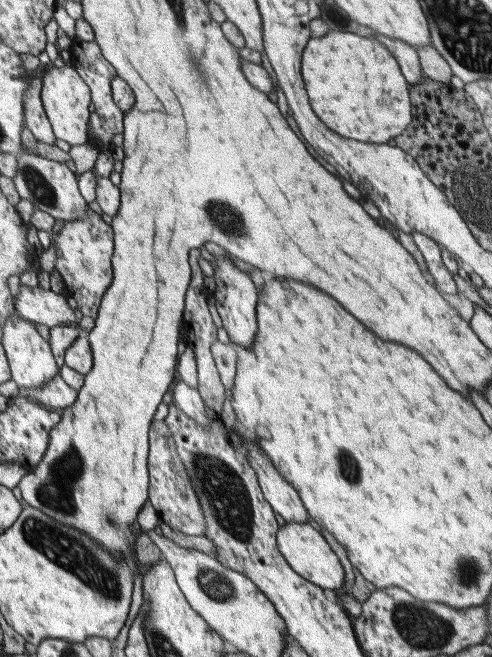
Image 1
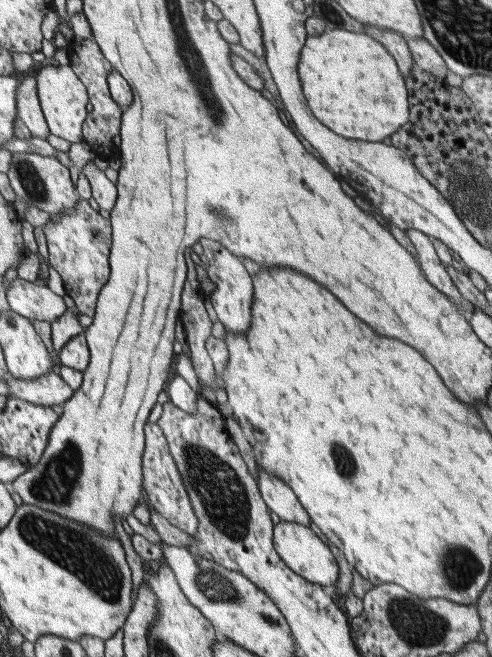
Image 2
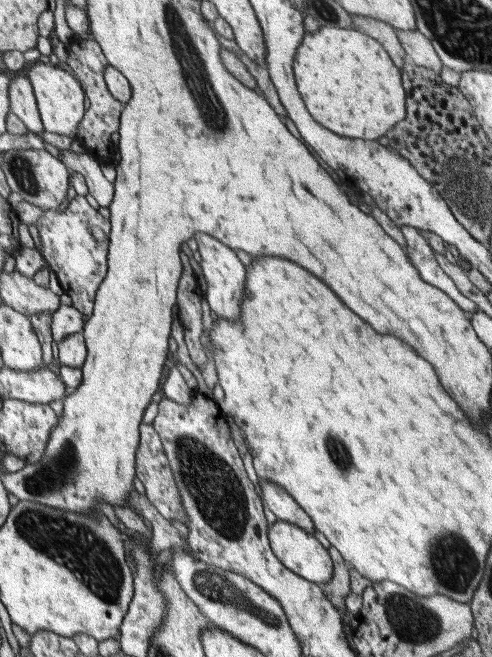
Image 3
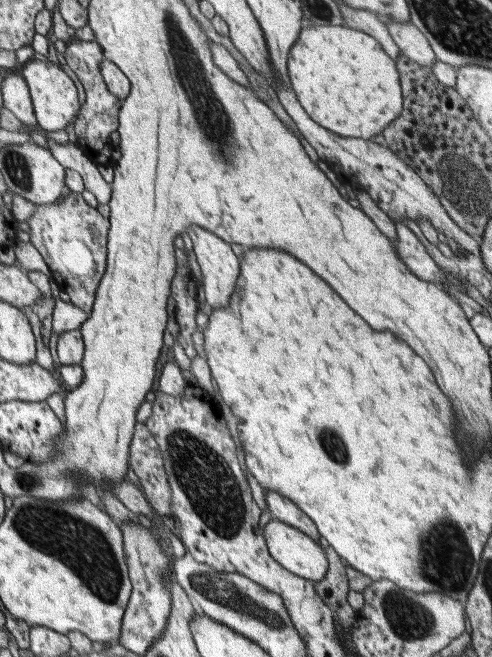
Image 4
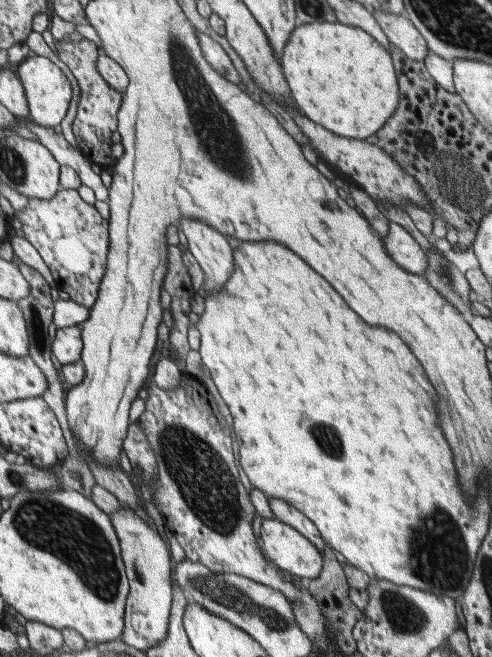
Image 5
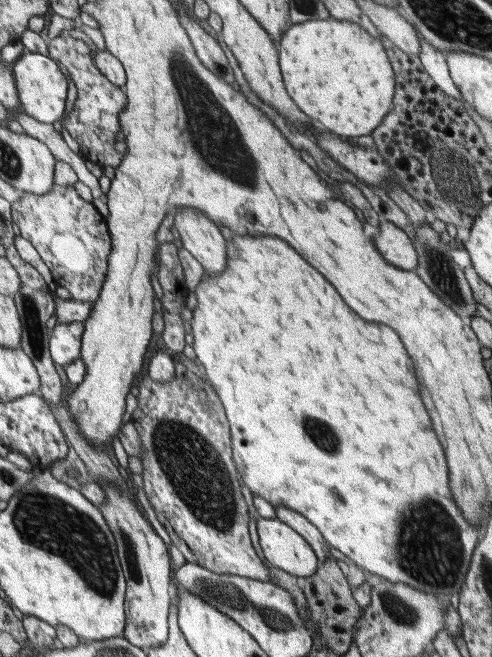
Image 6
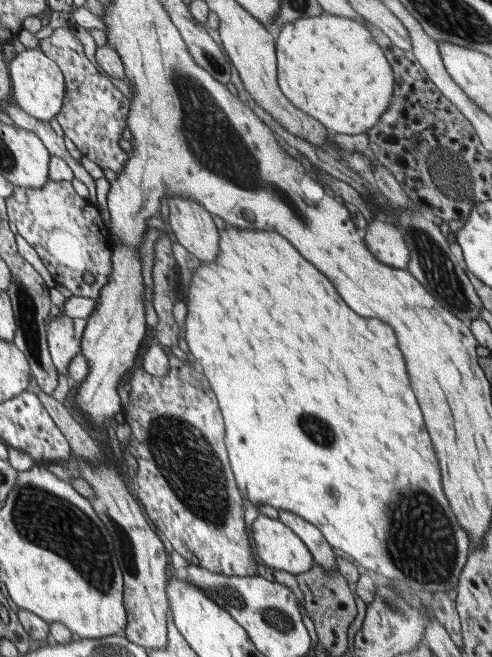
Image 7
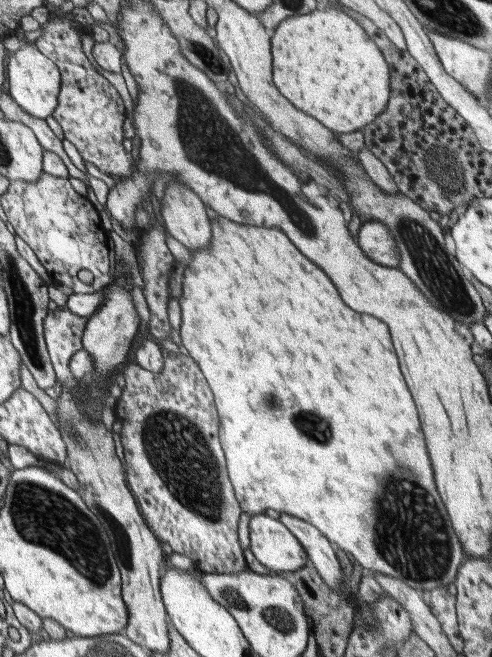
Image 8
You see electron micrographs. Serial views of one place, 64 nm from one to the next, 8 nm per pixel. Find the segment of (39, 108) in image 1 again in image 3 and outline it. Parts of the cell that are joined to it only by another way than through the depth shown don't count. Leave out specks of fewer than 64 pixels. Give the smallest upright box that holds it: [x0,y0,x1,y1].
[9,74,45,136]

